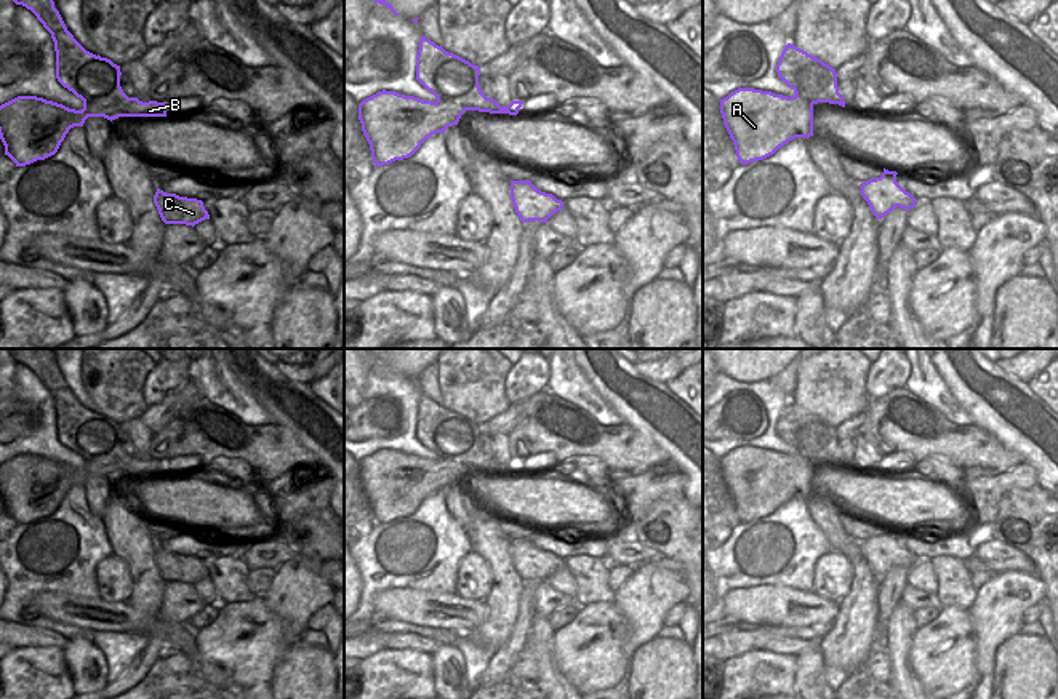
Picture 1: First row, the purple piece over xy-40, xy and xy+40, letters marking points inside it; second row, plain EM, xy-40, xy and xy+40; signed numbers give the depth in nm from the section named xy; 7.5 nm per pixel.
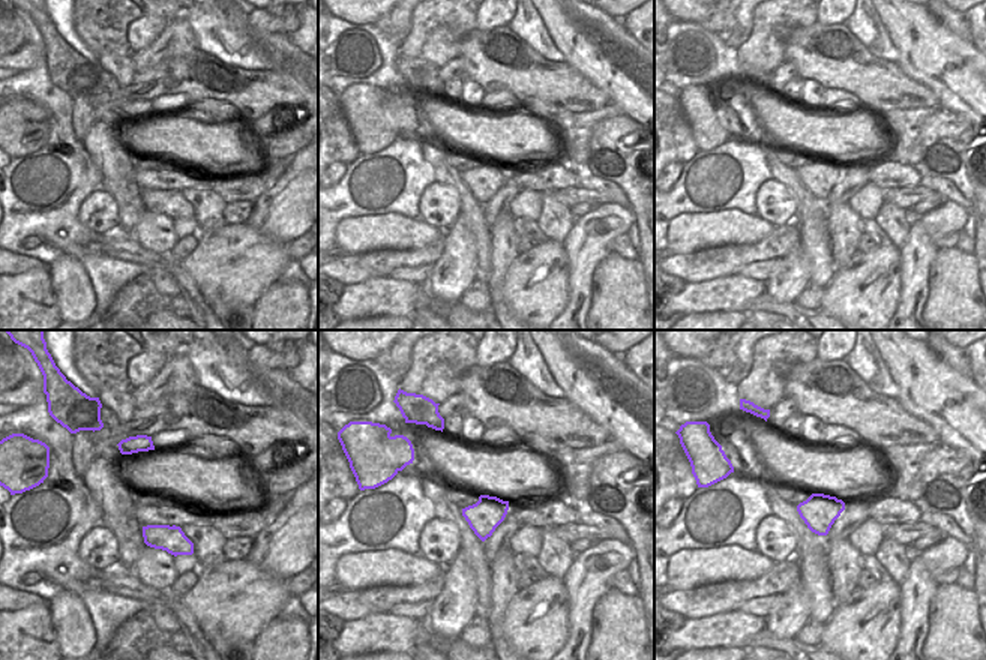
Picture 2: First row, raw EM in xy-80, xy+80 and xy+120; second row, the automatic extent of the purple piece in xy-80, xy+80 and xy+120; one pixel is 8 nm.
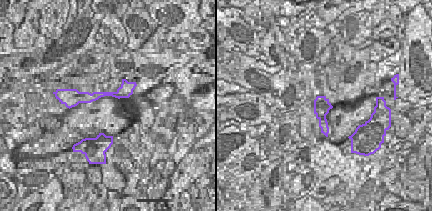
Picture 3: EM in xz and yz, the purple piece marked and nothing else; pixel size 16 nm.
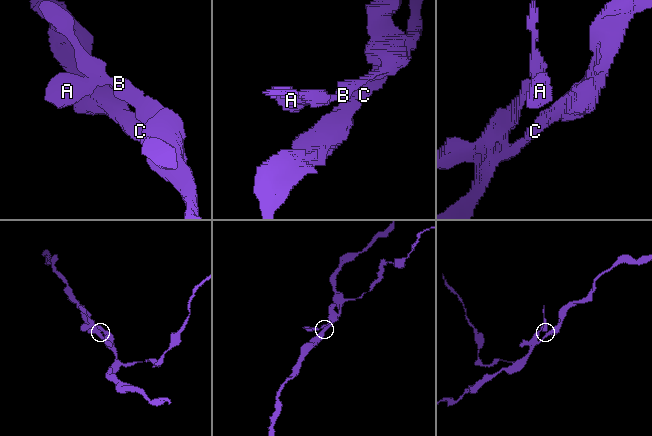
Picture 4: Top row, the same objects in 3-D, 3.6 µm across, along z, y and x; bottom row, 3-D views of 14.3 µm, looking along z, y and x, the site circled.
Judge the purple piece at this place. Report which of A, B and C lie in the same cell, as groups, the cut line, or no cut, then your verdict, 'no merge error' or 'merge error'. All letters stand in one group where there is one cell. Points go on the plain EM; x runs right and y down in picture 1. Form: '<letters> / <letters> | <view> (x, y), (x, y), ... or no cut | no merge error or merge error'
A B C | no cut | no merge error

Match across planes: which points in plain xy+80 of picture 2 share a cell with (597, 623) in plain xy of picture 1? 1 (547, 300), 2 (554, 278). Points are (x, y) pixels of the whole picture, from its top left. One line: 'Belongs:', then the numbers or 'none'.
Belongs: 1, 2

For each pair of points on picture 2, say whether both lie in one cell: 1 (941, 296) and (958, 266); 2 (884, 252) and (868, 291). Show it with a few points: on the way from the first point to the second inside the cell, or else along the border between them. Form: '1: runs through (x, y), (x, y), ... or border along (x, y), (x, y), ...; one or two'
1: runs through (949, 288), (953, 284), (953, 273); one
2: runs through (884, 261), (874, 282); one

